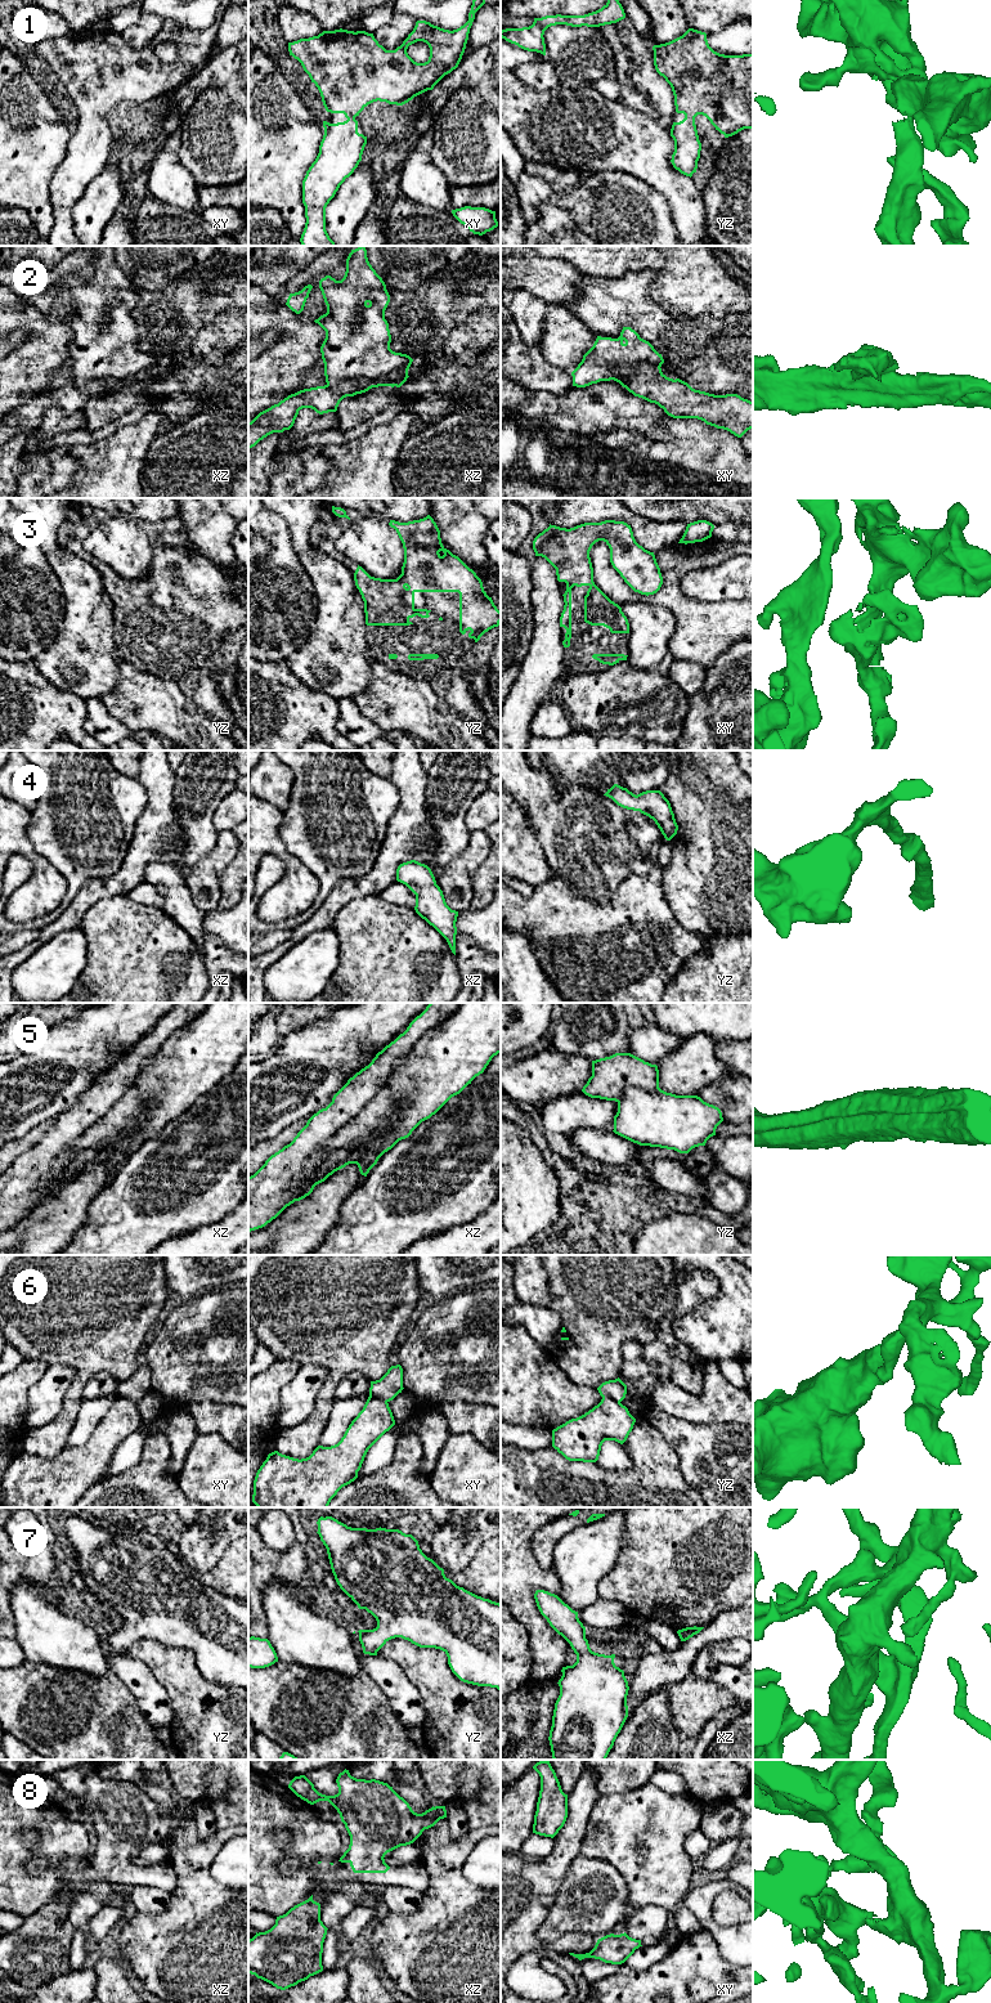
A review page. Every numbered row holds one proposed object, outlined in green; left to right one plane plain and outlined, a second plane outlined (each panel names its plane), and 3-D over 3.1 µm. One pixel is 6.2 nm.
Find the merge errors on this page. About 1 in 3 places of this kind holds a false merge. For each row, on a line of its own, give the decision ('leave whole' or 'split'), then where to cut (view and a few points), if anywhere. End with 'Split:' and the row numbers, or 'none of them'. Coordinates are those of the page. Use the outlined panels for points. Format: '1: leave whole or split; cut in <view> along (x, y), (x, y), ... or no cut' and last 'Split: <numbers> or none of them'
1: leave whole; no cut
2: split; cut in xz along (407, 370), (393, 370), (380, 382)
3: leave whole; no cut
4: leave whole; no cut
5: split; cut in xz along (462, 1003), (324, 1143), (294, 1190)
6: split; cut in xy along (370, 1394), (386, 1402)
7: leave whole; no cut
8: leave whole; no cut
Split: 2, 5, 6

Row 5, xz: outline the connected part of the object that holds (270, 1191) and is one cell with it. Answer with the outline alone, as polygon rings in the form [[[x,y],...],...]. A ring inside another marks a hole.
[[[430,1003],[426,1009],[409,1023],[403,1034],[378,1052],[368,1066],[347,1080],[326,1108],[319,1110],[308,1120],[306,1125],[290,1144],[272,1155],[254,1175],[248,1177],[248,1232],[263,1228],[275,1219],[287,1206],[295,1202],[297,1193],[305,1191],[308,1187],[315,1187],[324,1182],[329,1177],[327,1170],[342,1162],[349,1156],[349,1151],[345,1148],[329,1152],[323,1159],[323,1168],[319,1169],[314,1177],[297,1189],[292,1188],[293,1179],[306,1170],[306,1164],[323,1150],[324,1143],[346,1126],[376,1094],[385,1089],[395,1070],[404,1063],[409,1052],[421,1038],[440,1026],[461,1004],[462,1003]]]

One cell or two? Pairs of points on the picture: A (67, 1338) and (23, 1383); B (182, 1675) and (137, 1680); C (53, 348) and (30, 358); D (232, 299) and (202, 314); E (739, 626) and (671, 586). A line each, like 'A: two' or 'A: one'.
A: two
B: two
C: one
D: one
E: one

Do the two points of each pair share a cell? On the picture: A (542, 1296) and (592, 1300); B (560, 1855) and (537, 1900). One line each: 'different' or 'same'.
A: different
B: same

